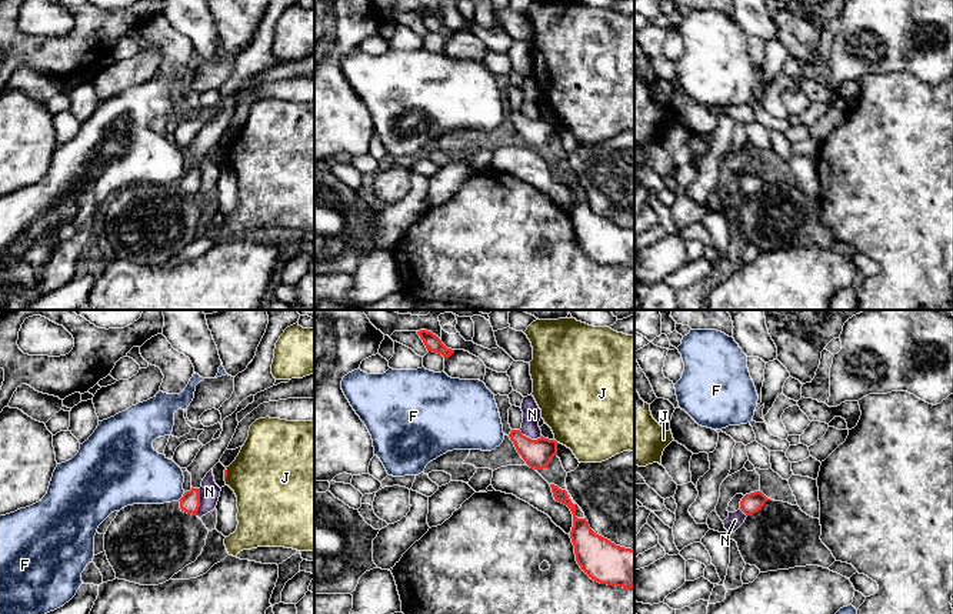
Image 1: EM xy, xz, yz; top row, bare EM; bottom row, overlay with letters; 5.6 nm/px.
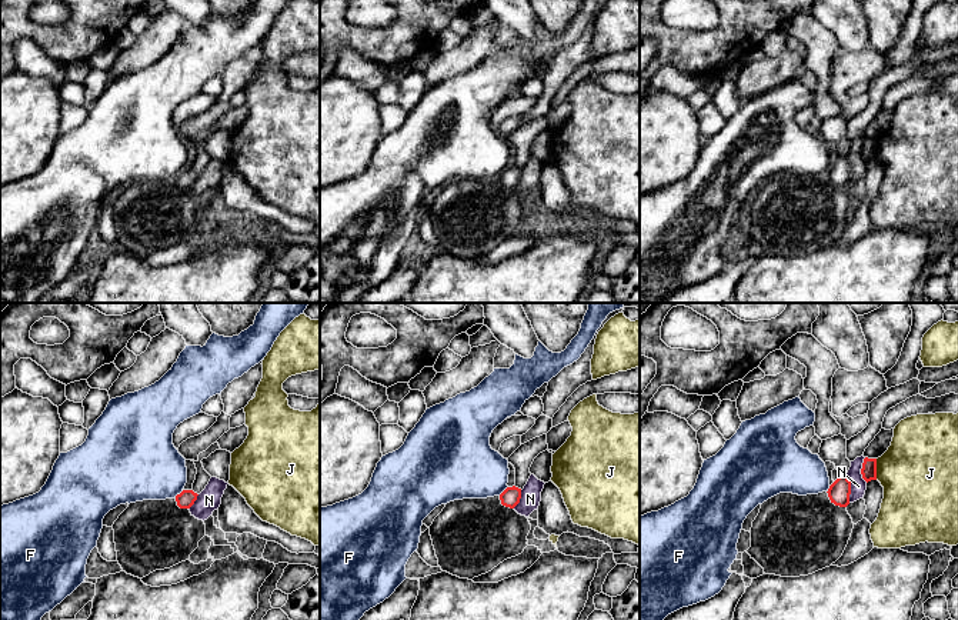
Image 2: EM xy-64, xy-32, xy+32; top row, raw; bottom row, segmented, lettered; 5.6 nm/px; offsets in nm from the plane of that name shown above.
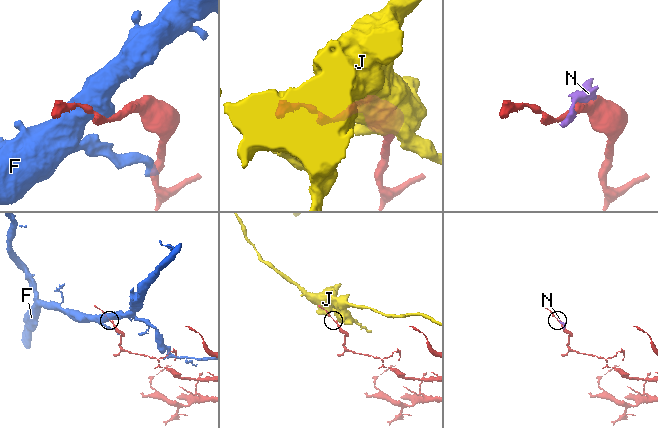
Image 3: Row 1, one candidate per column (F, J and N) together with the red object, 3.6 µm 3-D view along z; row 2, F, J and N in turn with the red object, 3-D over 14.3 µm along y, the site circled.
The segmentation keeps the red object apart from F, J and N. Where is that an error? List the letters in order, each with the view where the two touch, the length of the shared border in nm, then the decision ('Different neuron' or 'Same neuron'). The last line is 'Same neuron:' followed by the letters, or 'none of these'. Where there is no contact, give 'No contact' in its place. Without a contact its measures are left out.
F: Touches red in xy. Shared border 60 nm. Different neuron
J: Touches red in xz. Shared border 40 nm. Different neuron
N: Touches red in xy. Shared border 150 nm. Different neuron
Same neuron: none of these

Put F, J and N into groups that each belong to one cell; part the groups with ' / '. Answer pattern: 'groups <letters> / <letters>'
groups F / J / N

